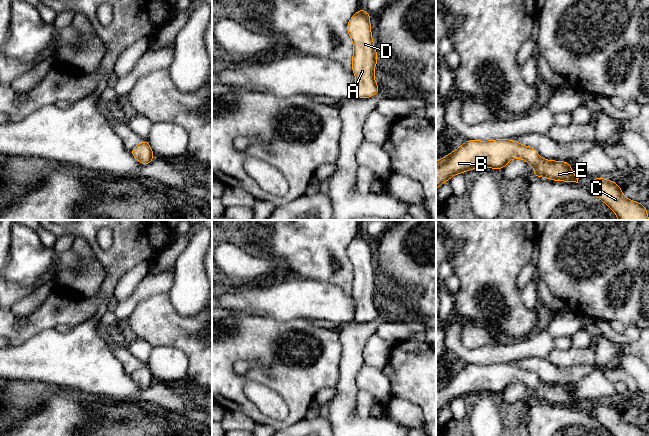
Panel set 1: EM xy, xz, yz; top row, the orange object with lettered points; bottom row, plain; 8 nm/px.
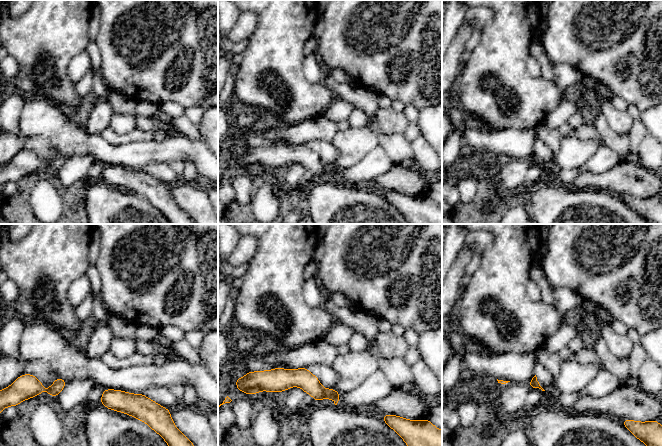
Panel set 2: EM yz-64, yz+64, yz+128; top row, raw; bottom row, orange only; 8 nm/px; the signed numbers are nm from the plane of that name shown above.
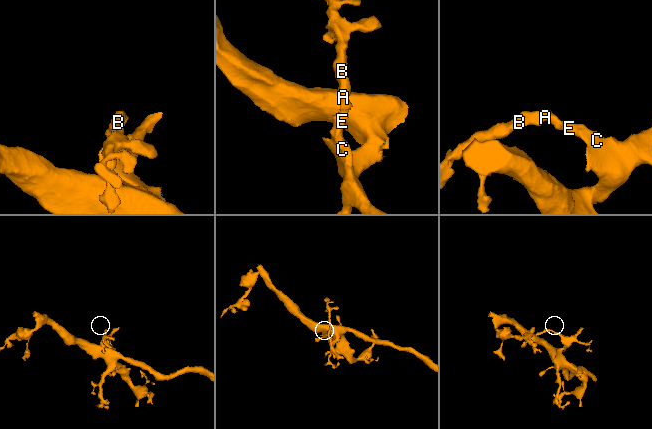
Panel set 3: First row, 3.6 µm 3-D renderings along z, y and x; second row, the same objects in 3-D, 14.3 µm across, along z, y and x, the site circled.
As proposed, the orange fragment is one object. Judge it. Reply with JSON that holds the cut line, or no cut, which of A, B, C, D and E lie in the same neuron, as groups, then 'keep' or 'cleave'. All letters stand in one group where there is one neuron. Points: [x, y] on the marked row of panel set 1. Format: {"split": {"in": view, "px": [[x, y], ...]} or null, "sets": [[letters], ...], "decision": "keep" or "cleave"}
{"split": null, "sets": [["A", "B", "C", "D", "E"]], "decision": "keep"}

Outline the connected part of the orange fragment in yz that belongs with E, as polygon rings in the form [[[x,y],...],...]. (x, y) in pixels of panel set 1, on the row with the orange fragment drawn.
[[[499,139],[499,140],[492,140],[492,141],[467,140],[457,150],[452,151],[446,157],[442,158],[439,161],[436,161],[436,189],[442,183],[448,181],[455,174],[465,173],[466,171],[470,169],[475,169],[478,167],[503,169],[506,166],[507,162],[514,158],[522,158],[527,162],[527,164],[531,164],[534,167],[533,176],[536,176],[536,177],[546,177],[548,179],[555,180],[555,181],[568,181],[568,182],[576,182],[576,183],[578,183],[578,179],[581,178],[581,177],[578,177],[578,178],[575,177],[571,169],[570,163],[567,163],[565,161],[545,160],[538,155],[535,149],[522,145],[519,142],[516,142],[514,140],[506,140],[506,139]]]

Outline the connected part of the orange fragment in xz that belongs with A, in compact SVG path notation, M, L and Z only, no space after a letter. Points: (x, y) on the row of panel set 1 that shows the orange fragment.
M363 8L353 15L347 24L347 31L354 45L352 70L356 77L354 95L369 98L381 89L374 80L374 67L378 53L371 36L370 14Z

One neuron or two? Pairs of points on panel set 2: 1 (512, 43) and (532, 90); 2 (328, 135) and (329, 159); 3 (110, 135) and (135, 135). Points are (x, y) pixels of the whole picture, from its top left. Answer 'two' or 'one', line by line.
1: one
2: two
3: one

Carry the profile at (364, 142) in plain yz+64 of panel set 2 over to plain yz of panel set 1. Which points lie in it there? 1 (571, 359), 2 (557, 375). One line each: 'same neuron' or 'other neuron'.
1: same neuron
2: other neuron

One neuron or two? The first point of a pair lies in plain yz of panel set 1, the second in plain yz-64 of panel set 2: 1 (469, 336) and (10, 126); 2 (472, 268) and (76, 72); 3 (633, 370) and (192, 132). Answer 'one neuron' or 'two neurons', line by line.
1: two neurons
2: two neurons
3: two neurons

